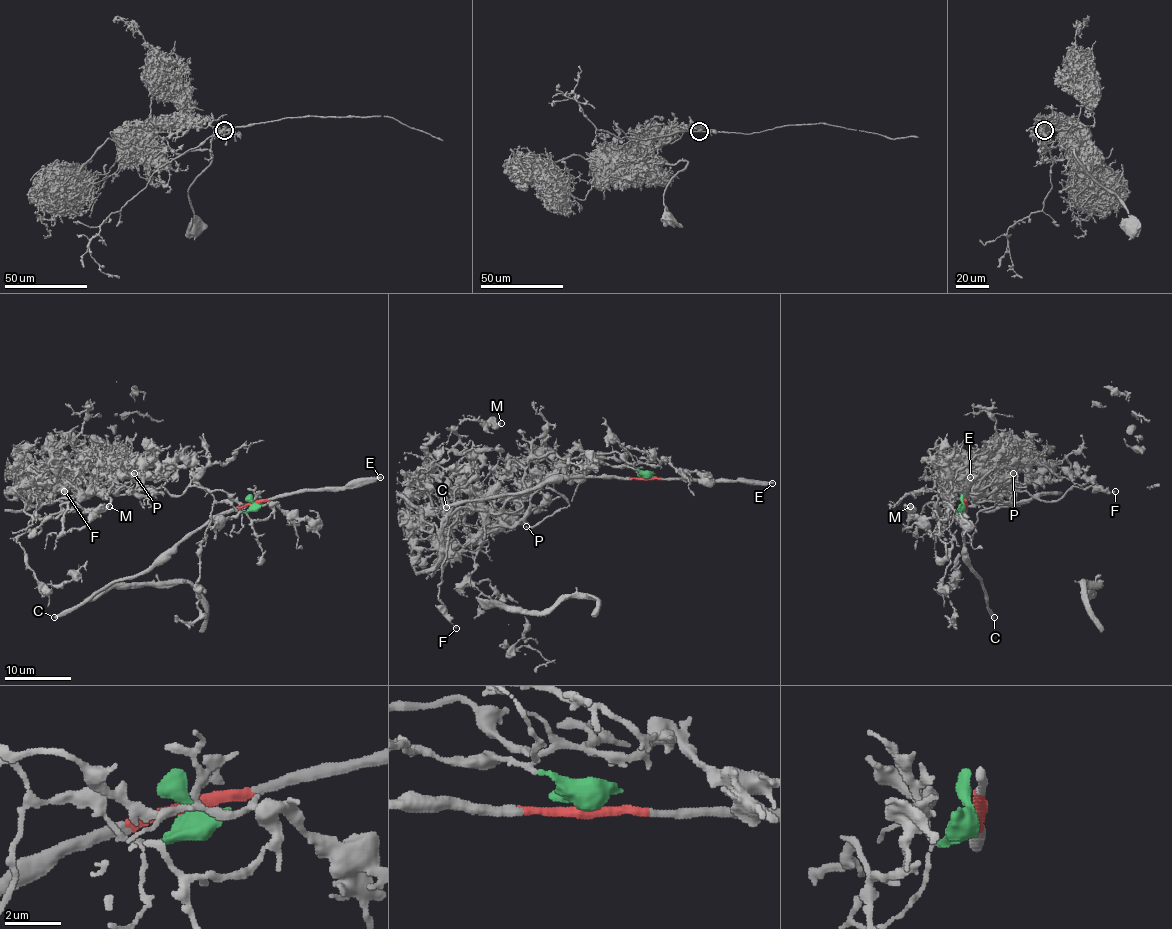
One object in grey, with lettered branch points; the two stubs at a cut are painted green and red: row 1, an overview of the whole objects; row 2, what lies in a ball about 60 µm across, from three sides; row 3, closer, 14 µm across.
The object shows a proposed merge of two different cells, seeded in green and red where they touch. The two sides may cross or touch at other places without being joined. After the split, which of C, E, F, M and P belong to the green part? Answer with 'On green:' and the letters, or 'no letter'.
On green: F, M, P

